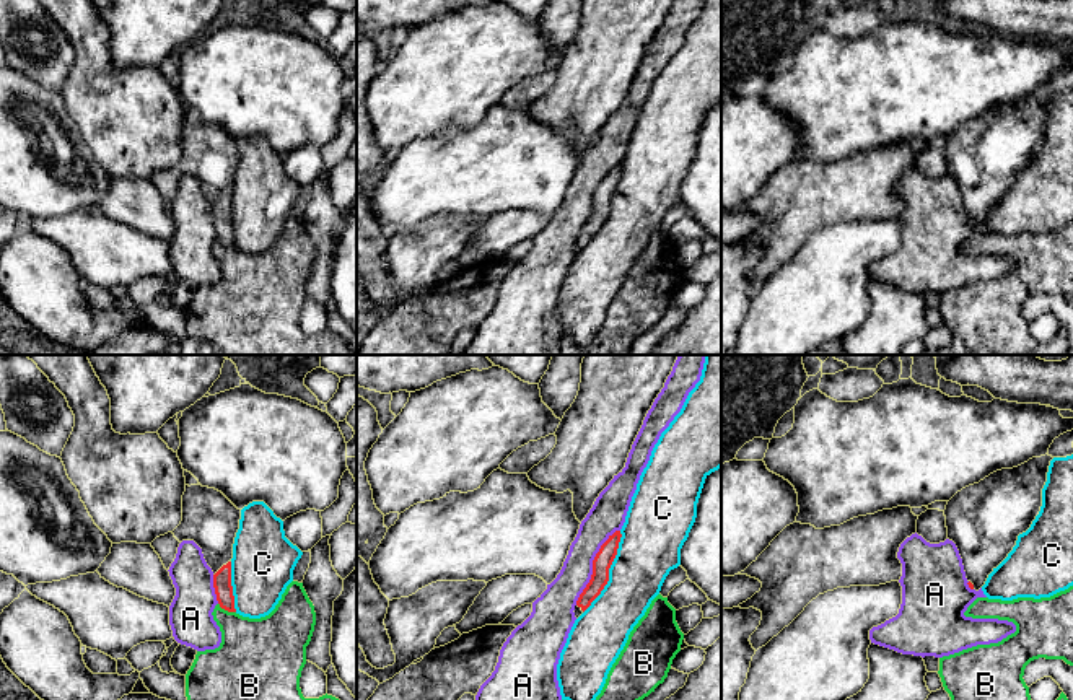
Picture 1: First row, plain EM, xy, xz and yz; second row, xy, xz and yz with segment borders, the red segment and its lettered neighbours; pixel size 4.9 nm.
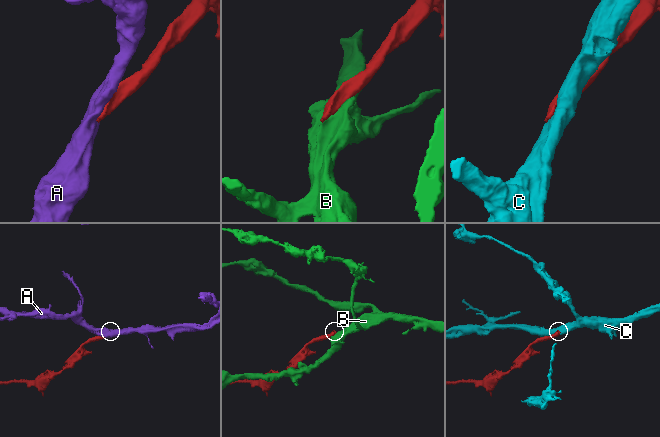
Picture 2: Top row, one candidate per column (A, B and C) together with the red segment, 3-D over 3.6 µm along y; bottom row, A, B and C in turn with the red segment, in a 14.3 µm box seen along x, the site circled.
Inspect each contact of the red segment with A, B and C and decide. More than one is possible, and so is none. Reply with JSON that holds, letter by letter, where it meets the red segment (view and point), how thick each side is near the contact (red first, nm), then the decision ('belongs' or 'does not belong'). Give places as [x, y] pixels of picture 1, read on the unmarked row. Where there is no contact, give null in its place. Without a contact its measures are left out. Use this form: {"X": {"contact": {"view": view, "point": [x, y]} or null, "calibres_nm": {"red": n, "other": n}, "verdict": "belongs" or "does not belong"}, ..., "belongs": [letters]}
{"A": {"contact": {"view": "xz", "point": [593, 202]}, "calibres_nm": {"red": 90, "other": 180}, "verdict": "does not belong"}, "B": {"contact": {"view": "xy", "point": [227, 244]}, "calibres_nm": {"red": 100, "other": 340}, "verdict": "does not belong"}, "C": {"contact": {"view": "xz", "point": [608, 207]}, "calibres_nm": {"red": 90, "other": 300}, "verdict": "does not belong"}, "belongs": []}

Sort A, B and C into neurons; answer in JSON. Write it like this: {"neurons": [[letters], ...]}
{"neurons": [["A"], ["B"], ["C"]]}

